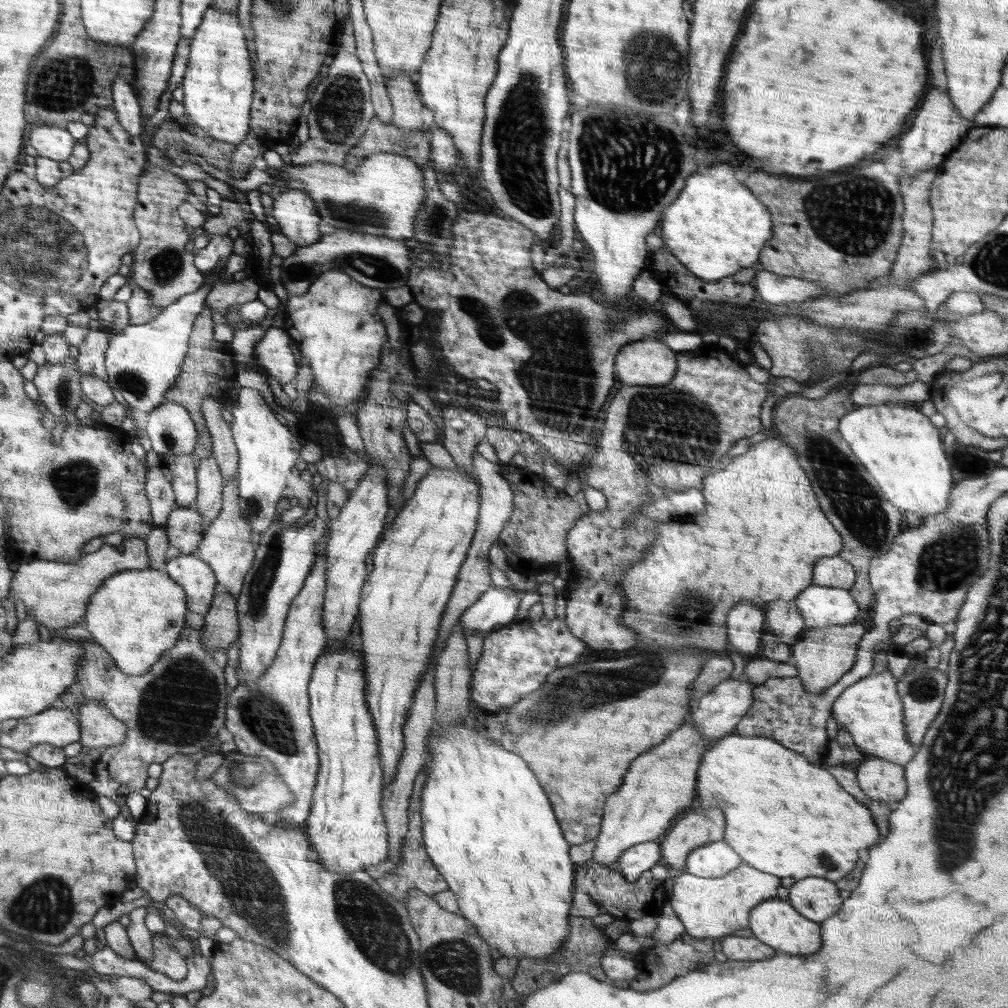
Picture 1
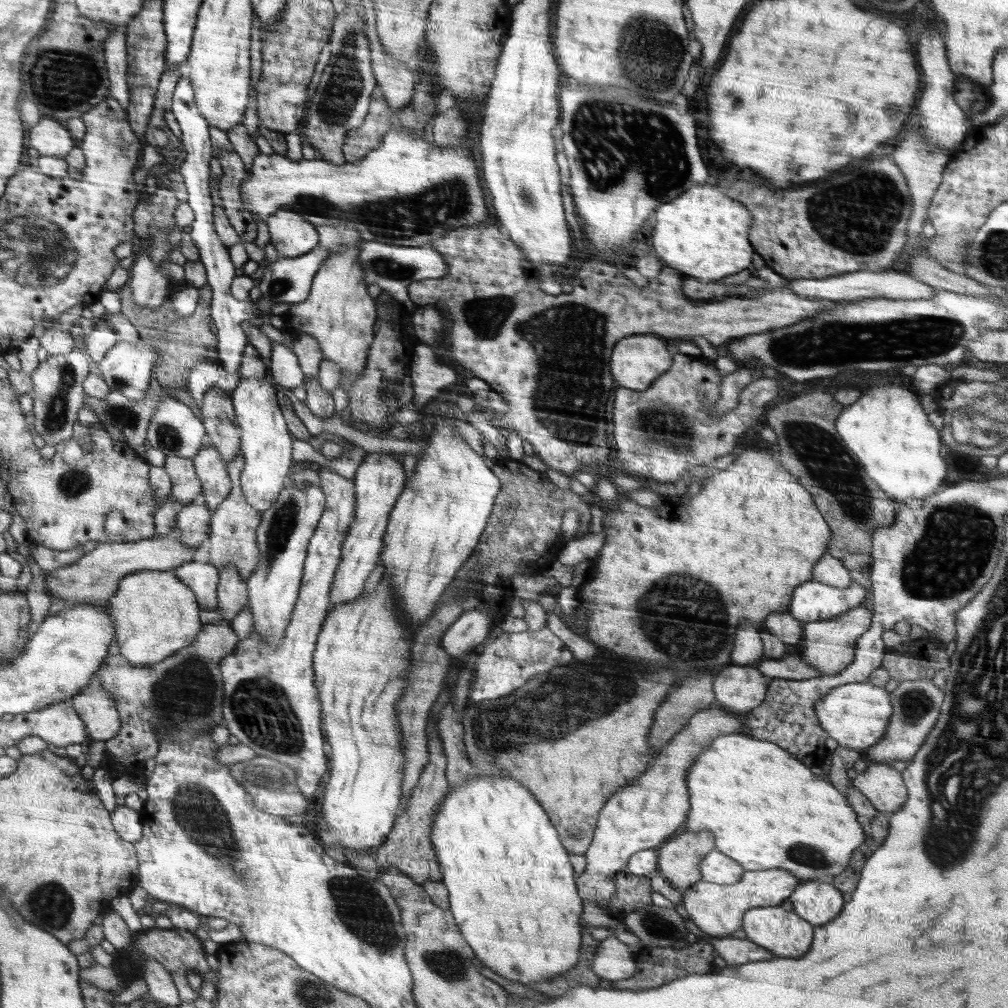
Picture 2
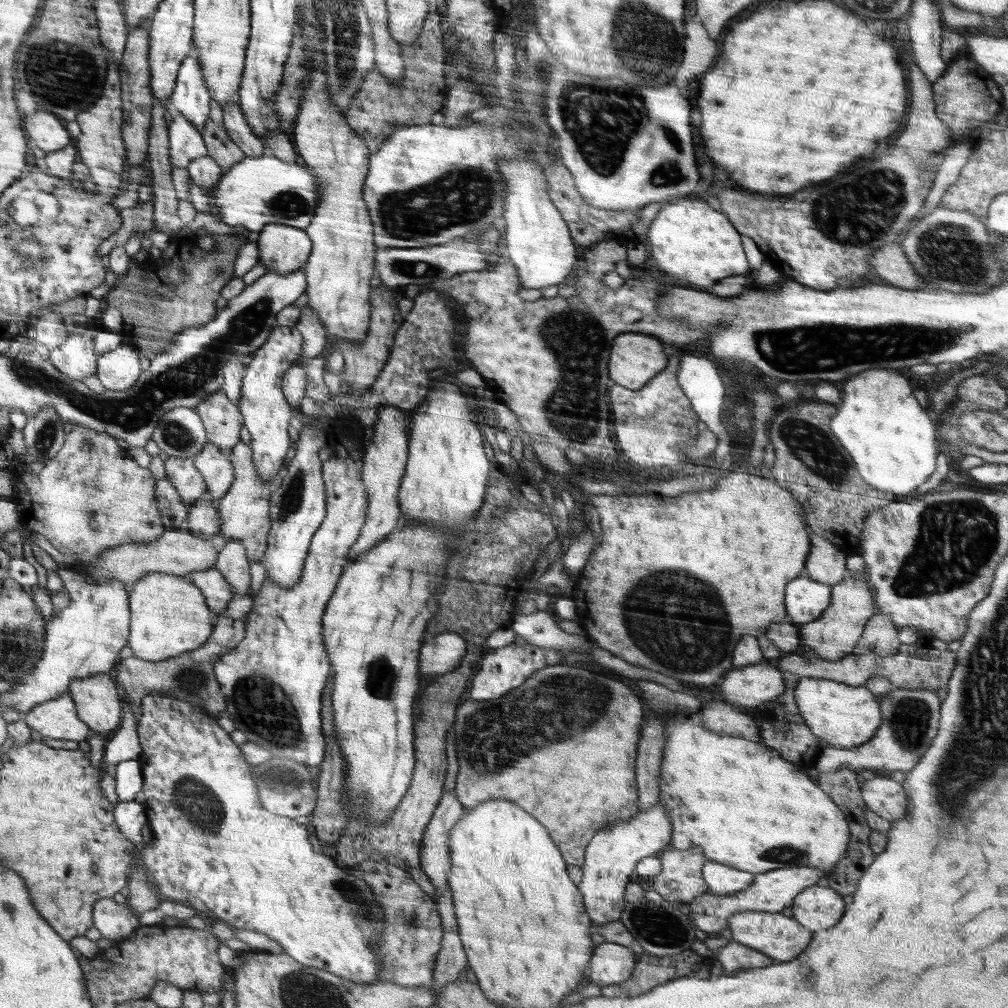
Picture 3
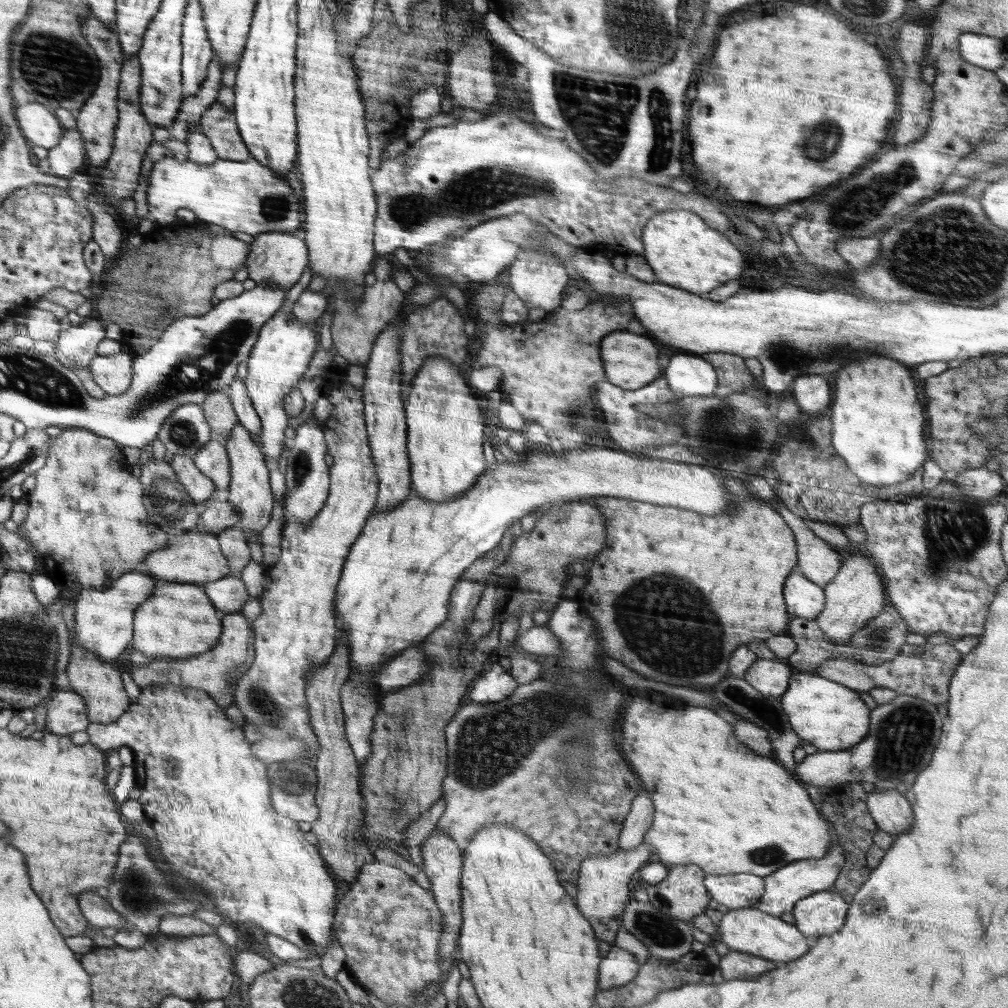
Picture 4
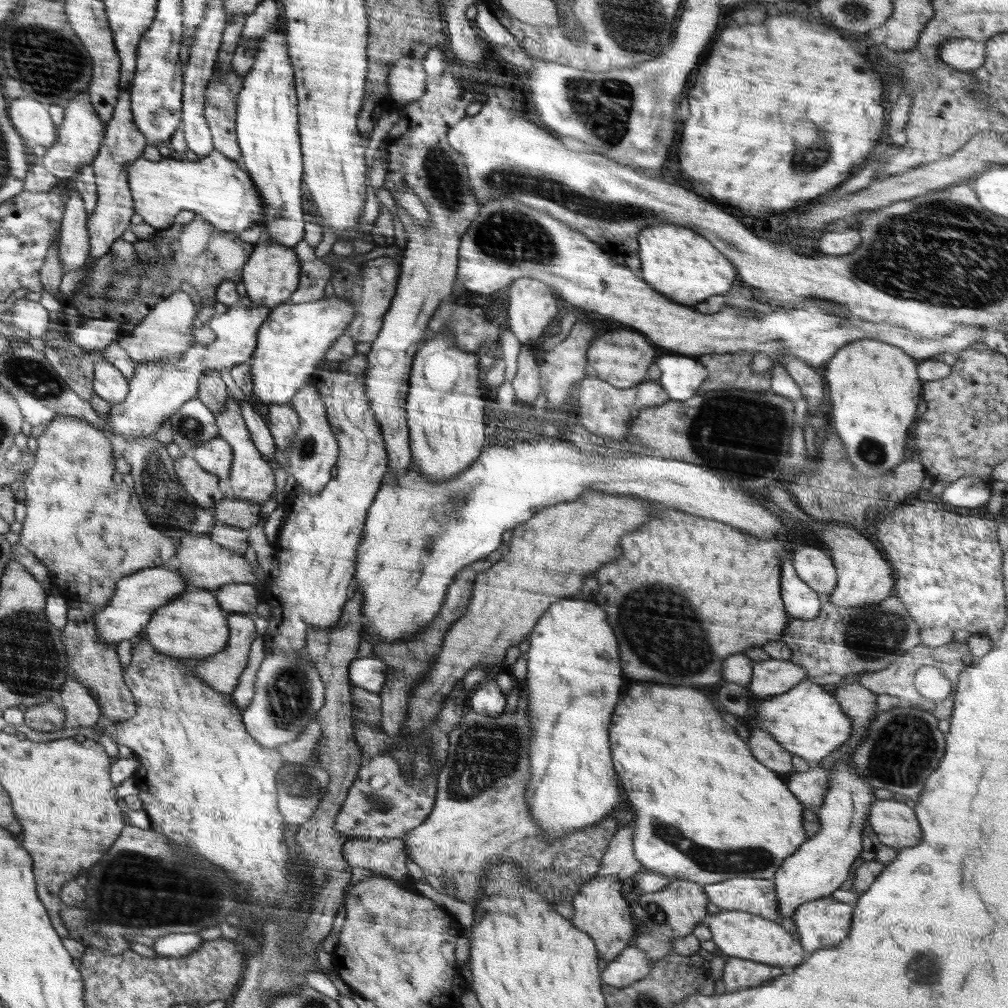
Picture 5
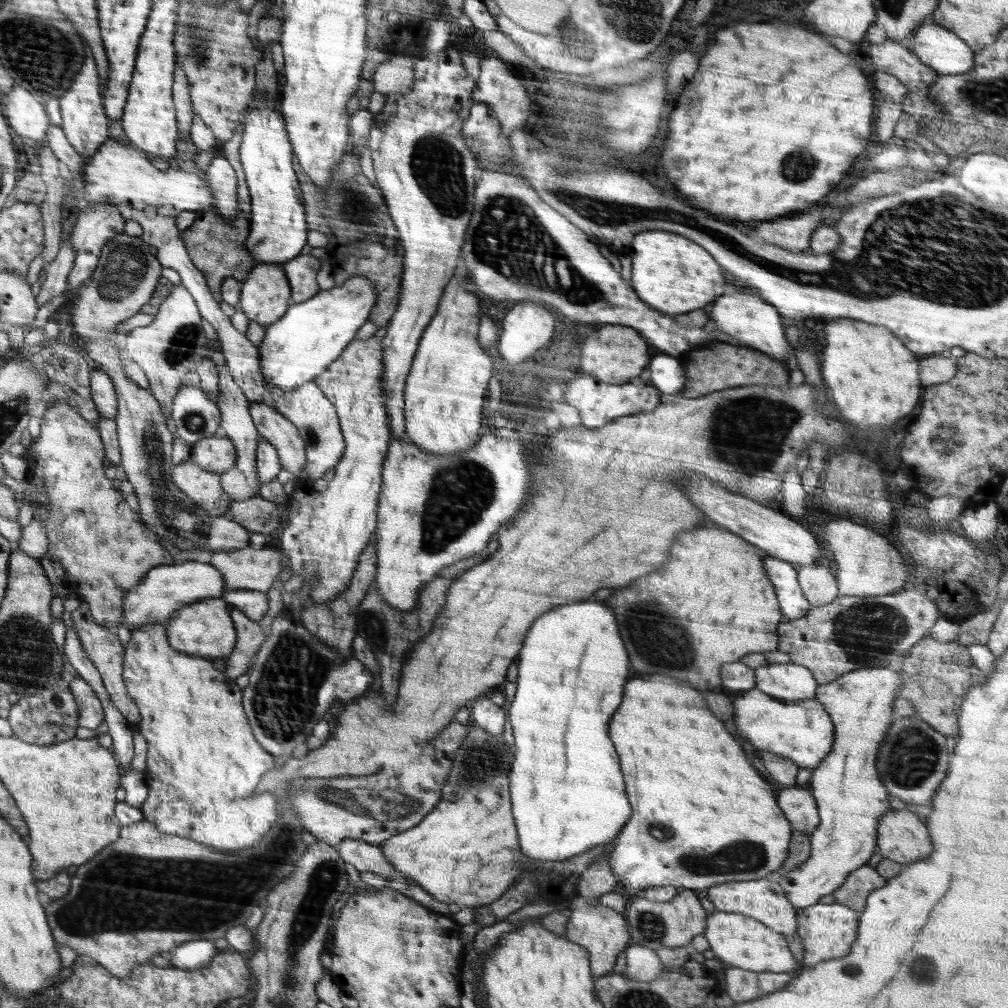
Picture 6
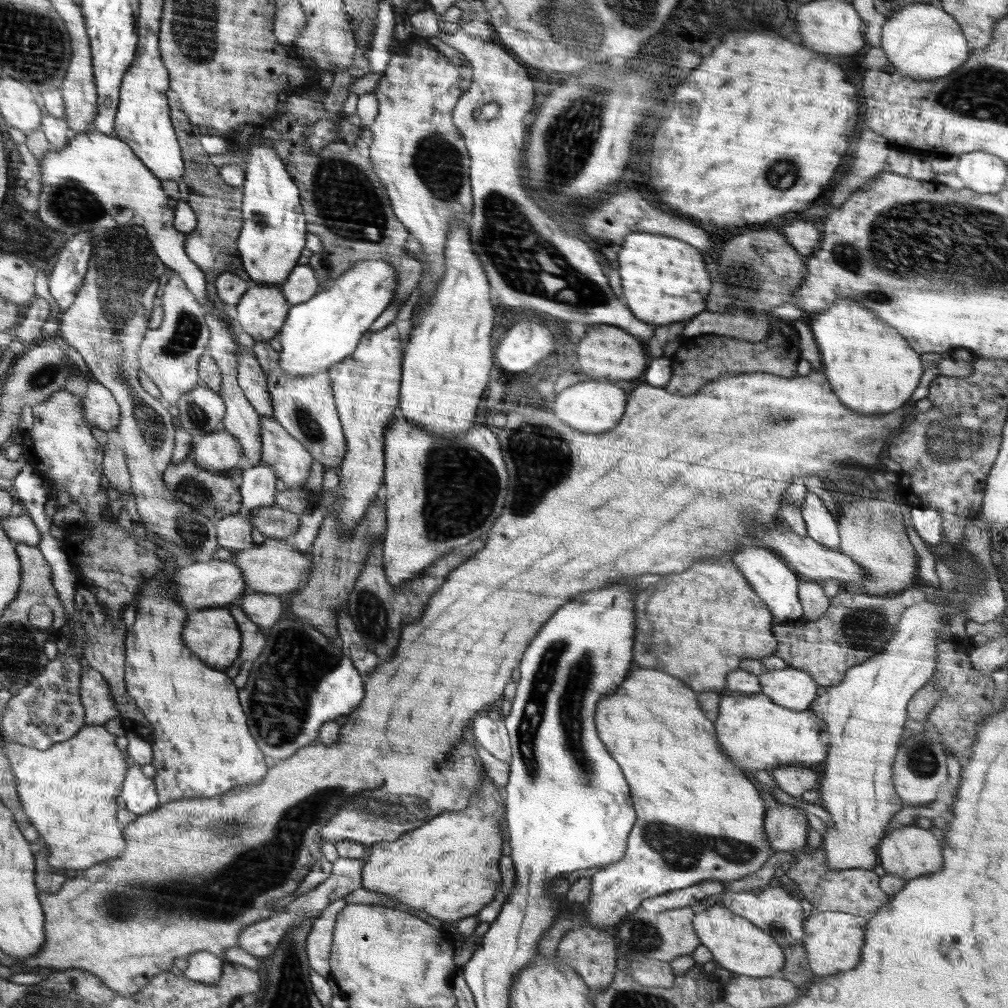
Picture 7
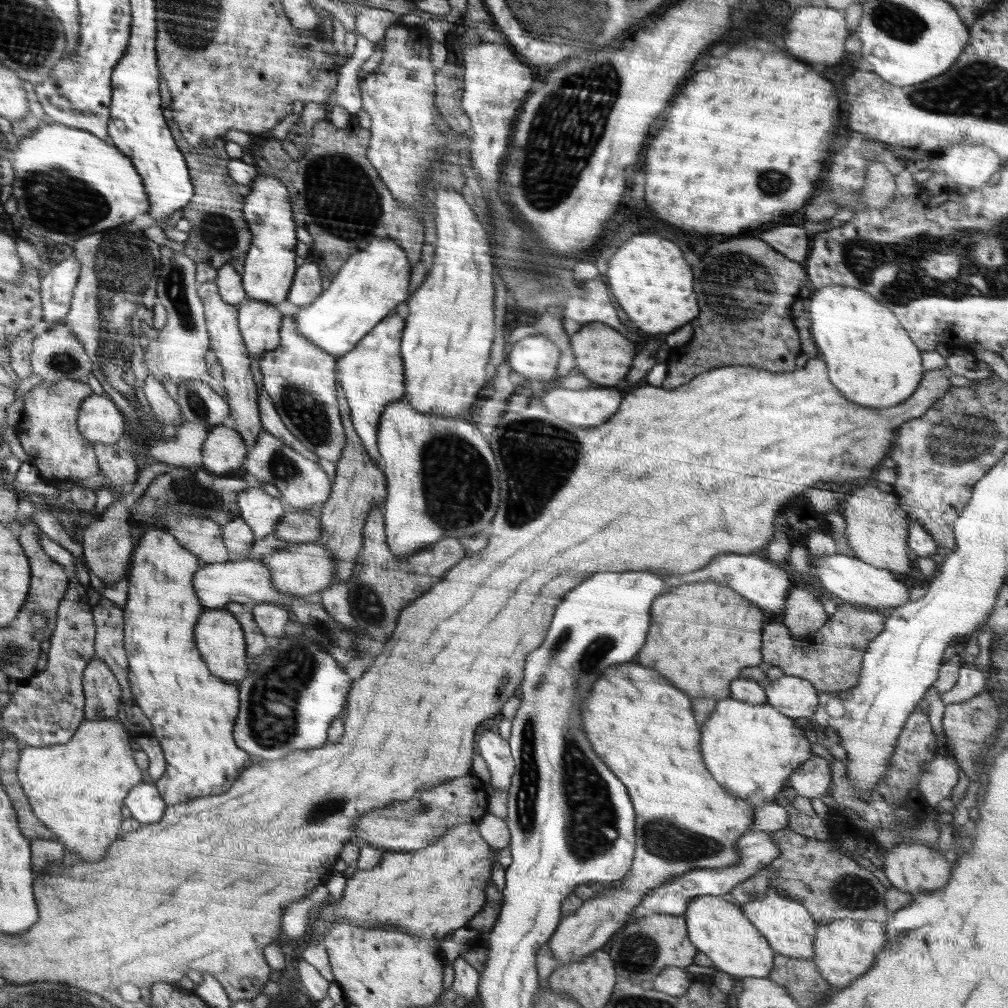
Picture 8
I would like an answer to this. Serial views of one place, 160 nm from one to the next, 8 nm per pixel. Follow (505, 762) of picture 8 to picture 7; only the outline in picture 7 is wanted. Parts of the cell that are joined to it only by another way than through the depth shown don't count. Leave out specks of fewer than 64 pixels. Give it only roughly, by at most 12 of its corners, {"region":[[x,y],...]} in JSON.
{"region":[[480,714],[472,722],[478,744],[497,760],[511,761],[505,719]]}

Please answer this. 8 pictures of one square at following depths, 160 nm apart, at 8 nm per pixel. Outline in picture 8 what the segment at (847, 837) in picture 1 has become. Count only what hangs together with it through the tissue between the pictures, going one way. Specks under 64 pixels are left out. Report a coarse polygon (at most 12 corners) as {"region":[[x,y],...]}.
{"region":[[640,664],[582,702],[598,758],[628,788],[626,883],[548,939],[580,962],[643,896],[740,860],[751,804],[700,758],[690,698]]}

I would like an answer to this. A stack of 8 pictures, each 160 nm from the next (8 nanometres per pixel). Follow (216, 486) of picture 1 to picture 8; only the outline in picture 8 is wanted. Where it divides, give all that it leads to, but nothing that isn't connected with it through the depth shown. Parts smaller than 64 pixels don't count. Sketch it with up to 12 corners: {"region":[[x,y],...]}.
{"region":[[223,425],[202,448],[205,470],[224,475],[248,452],[241,434]]}

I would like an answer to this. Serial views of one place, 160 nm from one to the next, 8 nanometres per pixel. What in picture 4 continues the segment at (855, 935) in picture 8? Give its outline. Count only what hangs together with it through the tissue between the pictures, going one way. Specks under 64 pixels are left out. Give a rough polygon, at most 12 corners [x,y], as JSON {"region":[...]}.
{"region":[[822,890],[799,900],[795,927],[811,942],[838,932],[849,910]]}

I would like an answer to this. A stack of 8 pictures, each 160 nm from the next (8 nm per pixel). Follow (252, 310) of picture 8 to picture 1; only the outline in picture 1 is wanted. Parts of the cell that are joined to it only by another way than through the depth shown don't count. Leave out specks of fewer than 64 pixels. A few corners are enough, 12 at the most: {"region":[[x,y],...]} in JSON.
{"region":[[303,190],[275,194],[280,232],[305,247],[322,237]]}

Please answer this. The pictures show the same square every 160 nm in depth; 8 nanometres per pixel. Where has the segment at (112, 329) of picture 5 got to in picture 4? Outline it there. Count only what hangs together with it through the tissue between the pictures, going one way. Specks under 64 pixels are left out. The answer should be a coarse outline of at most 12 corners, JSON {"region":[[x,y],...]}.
{"region":[[93,316],[61,330],[53,351],[66,368],[89,368],[105,327]]}

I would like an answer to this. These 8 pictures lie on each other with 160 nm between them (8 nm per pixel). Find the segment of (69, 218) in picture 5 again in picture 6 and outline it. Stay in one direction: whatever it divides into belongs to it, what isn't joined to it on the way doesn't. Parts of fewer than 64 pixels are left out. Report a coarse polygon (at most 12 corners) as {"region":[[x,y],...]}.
{"region":[[71,235],[46,268],[38,304],[65,293],[75,252]]}

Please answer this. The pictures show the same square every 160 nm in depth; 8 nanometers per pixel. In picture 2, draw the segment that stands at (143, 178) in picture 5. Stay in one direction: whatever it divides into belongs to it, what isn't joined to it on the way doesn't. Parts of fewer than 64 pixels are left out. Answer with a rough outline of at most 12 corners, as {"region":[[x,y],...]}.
{"region":[[386,131],[356,163],[259,152],[241,201],[423,247],[491,222],[470,149]]}

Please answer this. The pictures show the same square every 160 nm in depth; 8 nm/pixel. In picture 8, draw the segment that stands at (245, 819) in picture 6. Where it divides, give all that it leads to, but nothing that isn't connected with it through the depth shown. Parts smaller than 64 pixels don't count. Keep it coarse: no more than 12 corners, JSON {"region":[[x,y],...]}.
{"region":[[136,535],[126,652],[167,806],[250,767],[238,688],[194,642],[198,559]]}

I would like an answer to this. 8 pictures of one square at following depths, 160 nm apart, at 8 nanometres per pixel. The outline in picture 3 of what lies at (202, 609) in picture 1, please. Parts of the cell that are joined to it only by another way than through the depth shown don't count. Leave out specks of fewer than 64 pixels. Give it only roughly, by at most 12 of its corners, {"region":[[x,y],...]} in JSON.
{"region":[[217,568],[193,572],[190,580],[207,604],[223,614],[236,597]]}

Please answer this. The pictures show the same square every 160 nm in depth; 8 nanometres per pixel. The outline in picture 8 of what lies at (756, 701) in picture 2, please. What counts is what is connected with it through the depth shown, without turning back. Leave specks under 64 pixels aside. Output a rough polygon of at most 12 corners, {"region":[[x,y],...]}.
{"region":[[783,675],[764,683],[766,700],[790,718],[811,718],[818,691]]}

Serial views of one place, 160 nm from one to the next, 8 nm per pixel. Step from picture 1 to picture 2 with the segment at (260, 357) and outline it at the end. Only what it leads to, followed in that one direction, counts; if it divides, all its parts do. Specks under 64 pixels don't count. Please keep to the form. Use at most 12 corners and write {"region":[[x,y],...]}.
{"region":[[272,342],[270,378],[283,390],[304,384],[292,349]]}

